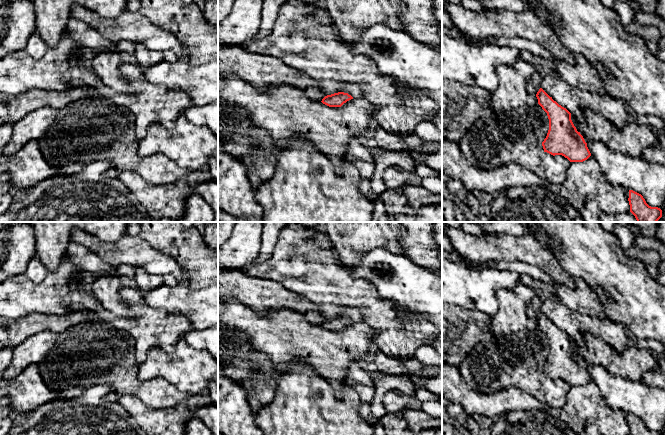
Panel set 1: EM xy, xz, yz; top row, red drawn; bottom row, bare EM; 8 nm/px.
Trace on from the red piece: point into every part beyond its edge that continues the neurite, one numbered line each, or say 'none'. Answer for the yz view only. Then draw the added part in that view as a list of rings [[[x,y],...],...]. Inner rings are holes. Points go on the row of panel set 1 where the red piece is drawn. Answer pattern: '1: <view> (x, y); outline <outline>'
1: yz (533, 86); outline [[[534,73],[528,81],[527,90],[530,94],[537,94],[540,87],[541,76],[537,73]]]

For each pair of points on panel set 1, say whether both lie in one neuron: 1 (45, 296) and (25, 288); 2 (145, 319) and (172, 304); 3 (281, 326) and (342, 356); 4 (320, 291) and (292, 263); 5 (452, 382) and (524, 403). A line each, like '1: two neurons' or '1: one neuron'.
1: one neuron
2: two neurons
3: one neuron
4: one neuron
5: one neuron

